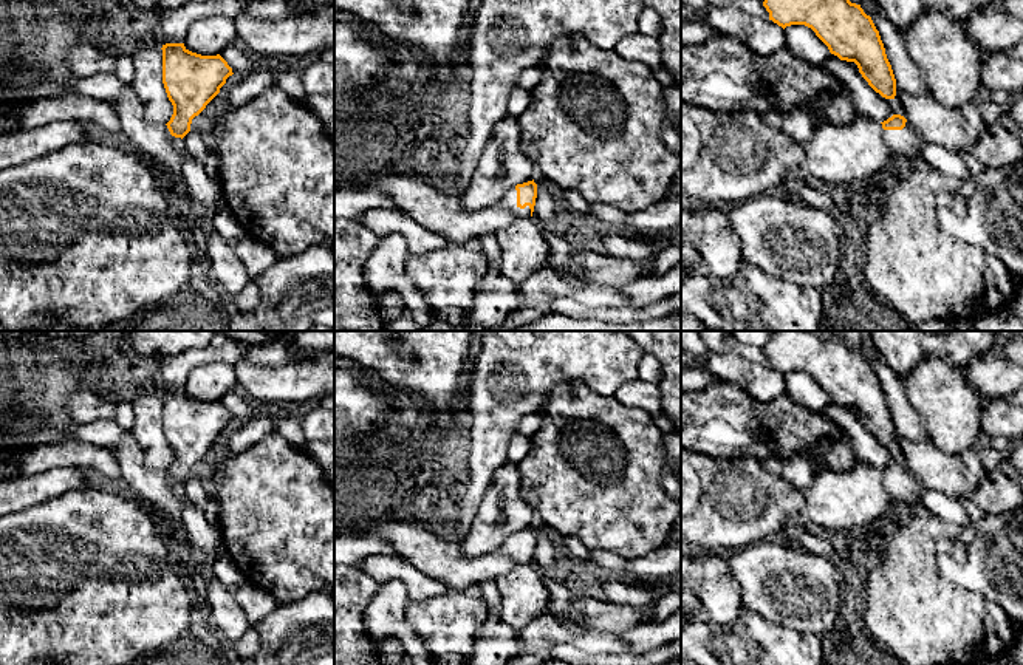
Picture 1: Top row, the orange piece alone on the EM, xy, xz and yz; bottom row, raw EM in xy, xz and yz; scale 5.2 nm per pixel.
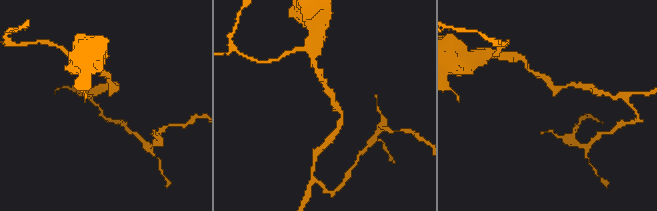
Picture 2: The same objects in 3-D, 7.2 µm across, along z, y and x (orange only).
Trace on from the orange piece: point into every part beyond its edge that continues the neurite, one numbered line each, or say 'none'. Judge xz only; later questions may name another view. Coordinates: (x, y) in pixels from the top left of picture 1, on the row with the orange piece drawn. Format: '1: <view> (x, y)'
1: xz (438, 212)

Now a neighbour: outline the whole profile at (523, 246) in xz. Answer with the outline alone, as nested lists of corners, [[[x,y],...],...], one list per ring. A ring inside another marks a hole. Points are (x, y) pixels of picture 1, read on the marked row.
[[[520,217],[495,234],[501,247],[501,271],[518,286],[546,261],[551,247],[542,224],[534,217]]]

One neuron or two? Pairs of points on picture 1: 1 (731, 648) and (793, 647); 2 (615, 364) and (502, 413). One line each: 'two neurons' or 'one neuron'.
1: one neuron
2: one neuron

